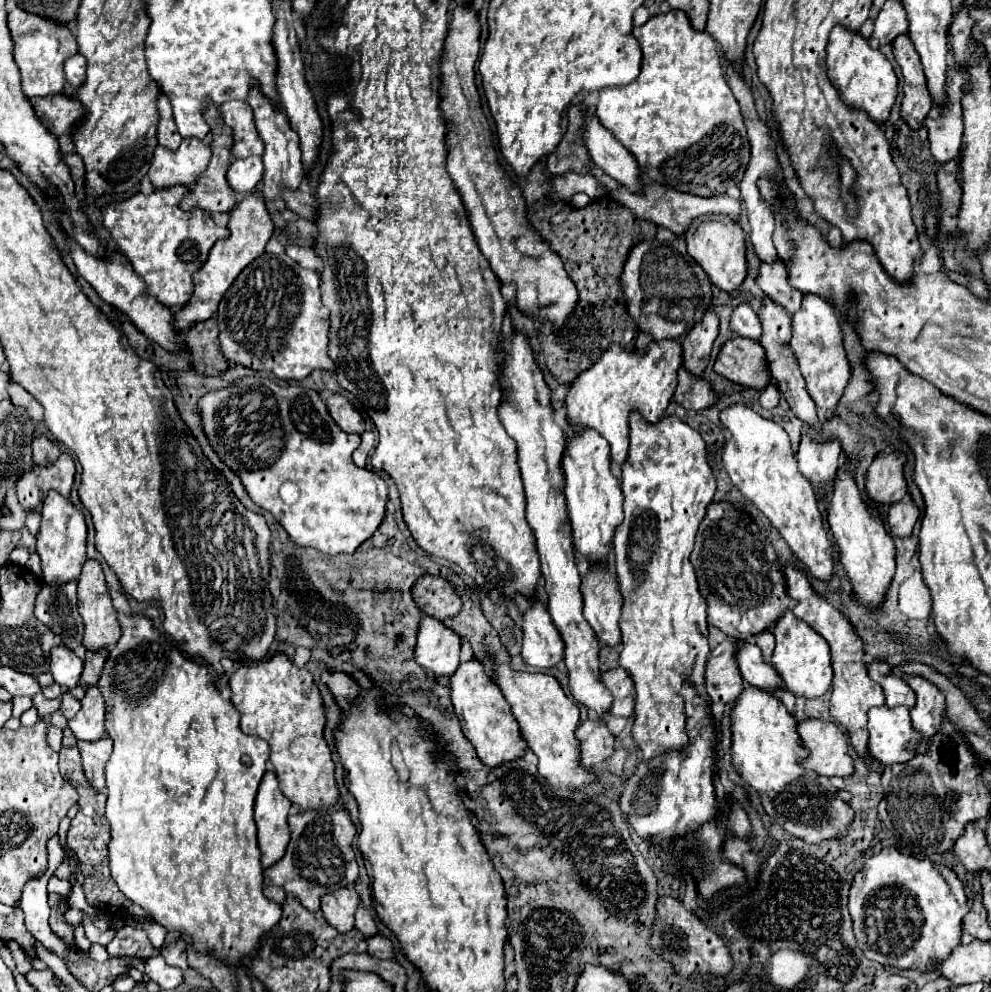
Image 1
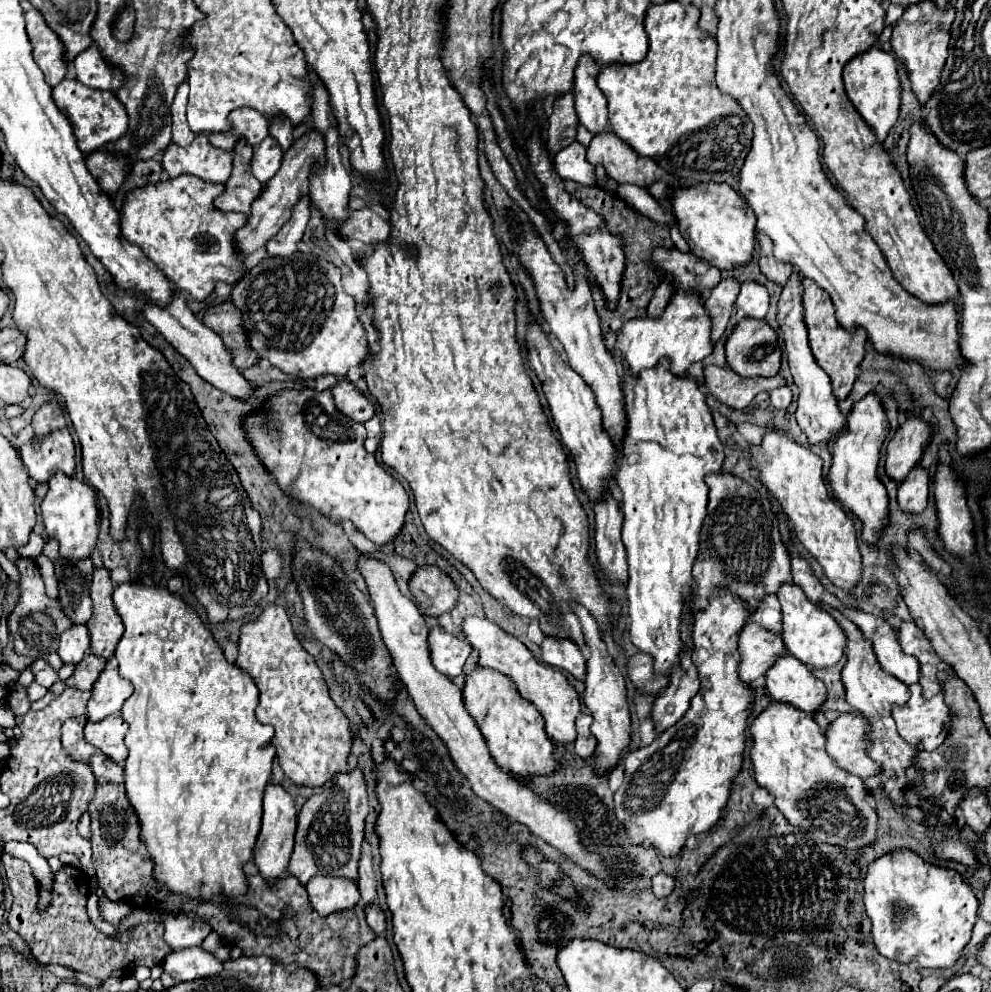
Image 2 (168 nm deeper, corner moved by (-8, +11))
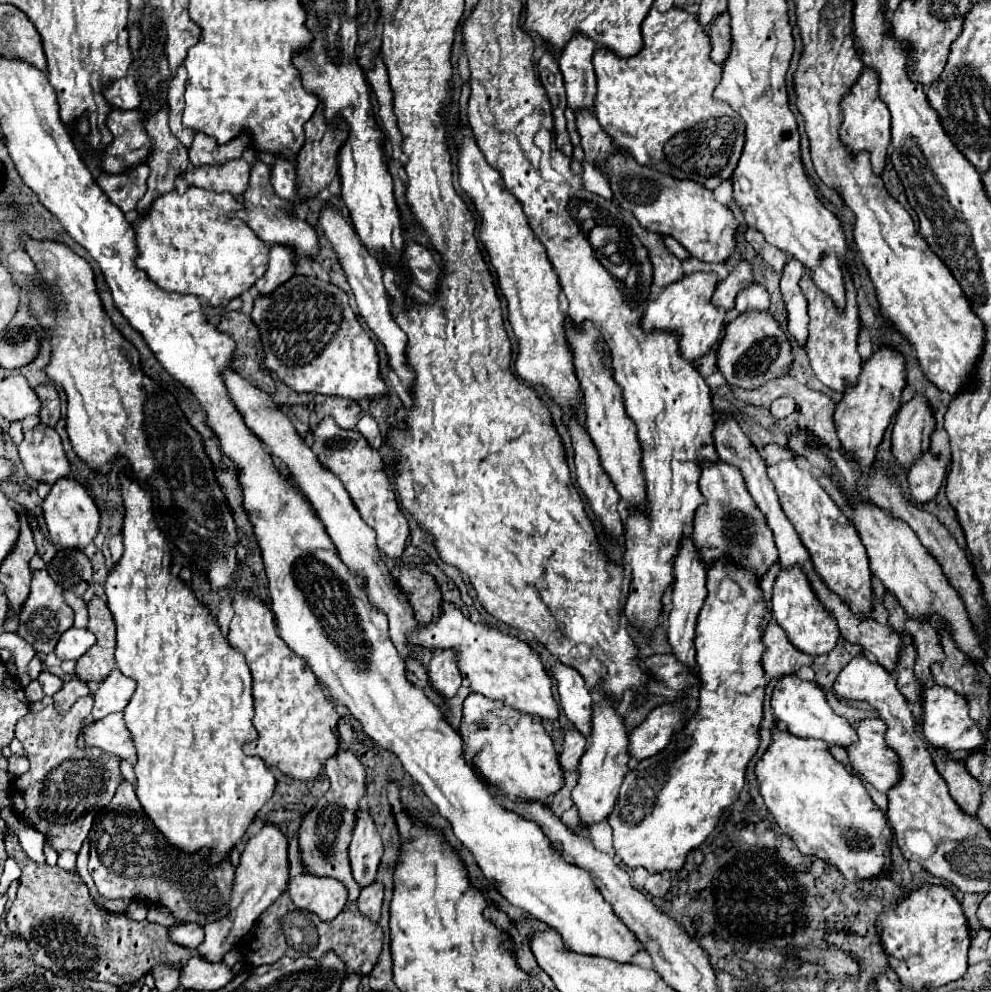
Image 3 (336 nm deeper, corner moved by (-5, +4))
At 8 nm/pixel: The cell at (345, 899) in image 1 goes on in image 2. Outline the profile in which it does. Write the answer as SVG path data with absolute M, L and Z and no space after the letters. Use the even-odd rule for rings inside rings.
M316 875L306 883L306 891L312 907L324 917L330 913L352 909L360 901L360 891L356 889L356 881L344 877Z

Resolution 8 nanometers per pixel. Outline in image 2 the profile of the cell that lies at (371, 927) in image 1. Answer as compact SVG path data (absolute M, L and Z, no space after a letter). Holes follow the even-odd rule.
M362 845L362 857L360 857L360 877L358 877L358 889L362 895L362 905L376 901L376 877L372 871L372 855L370 845Z

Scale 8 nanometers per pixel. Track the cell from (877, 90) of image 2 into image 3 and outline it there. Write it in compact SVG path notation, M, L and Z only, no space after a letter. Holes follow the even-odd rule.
M865 70L859 80L855 82L855 86L851 88L851 94L847 94L843 98L843 124L839 128L839 136L841 142L845 142L845 146L851 150L851 154L859 154L859 152L869 152L871 154L871 164L873 164L873 172L877 176L881 176L883 168L885 168L885 156L887 156L887 148L891 142L891 116L889 110L885 106L885 102L879 98L877 94L879 88L879 80L877 74L873 70Z

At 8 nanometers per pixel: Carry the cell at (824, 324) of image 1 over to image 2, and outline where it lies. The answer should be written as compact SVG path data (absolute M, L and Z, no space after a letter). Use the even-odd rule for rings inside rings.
M802 281L802 287L804 287L802 305L804 305L804 317L806 317L806 329L808 329L808 341L810 341L812 355L816 357L818 365L828 373L836 399L842 401L842 399L846 399L846 395L850 393L850 389L856 381L856 367L864 359L866 333L864 333L864 329L856 329L854 333L844 331L834 317L832 299L814 281Z

